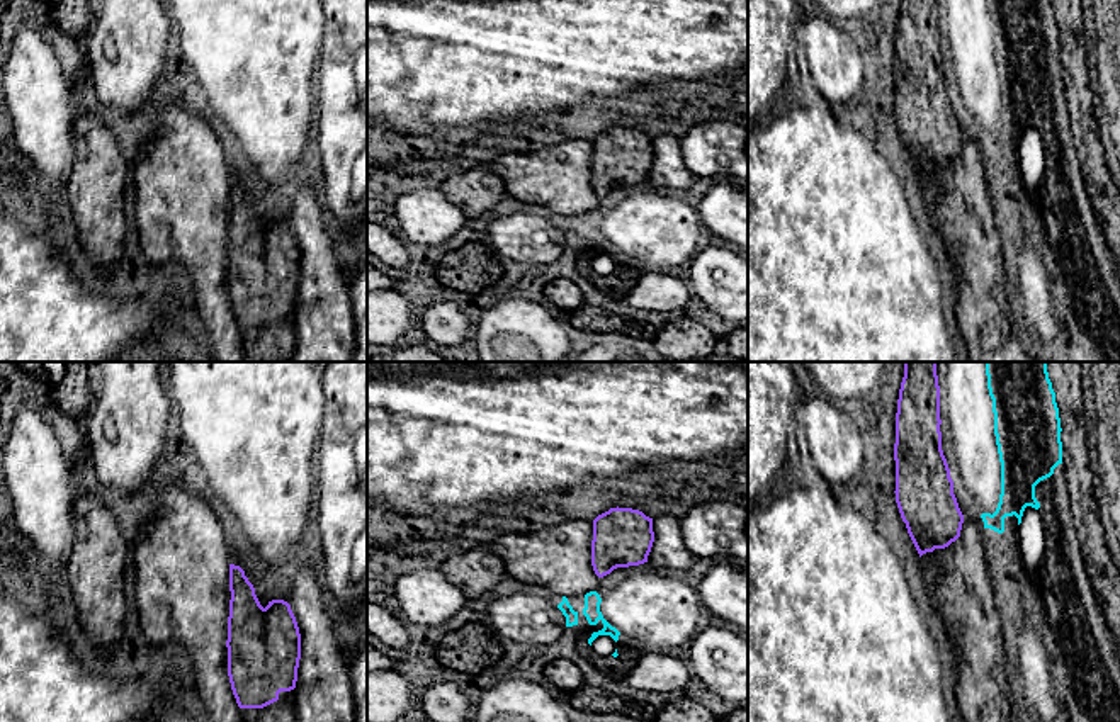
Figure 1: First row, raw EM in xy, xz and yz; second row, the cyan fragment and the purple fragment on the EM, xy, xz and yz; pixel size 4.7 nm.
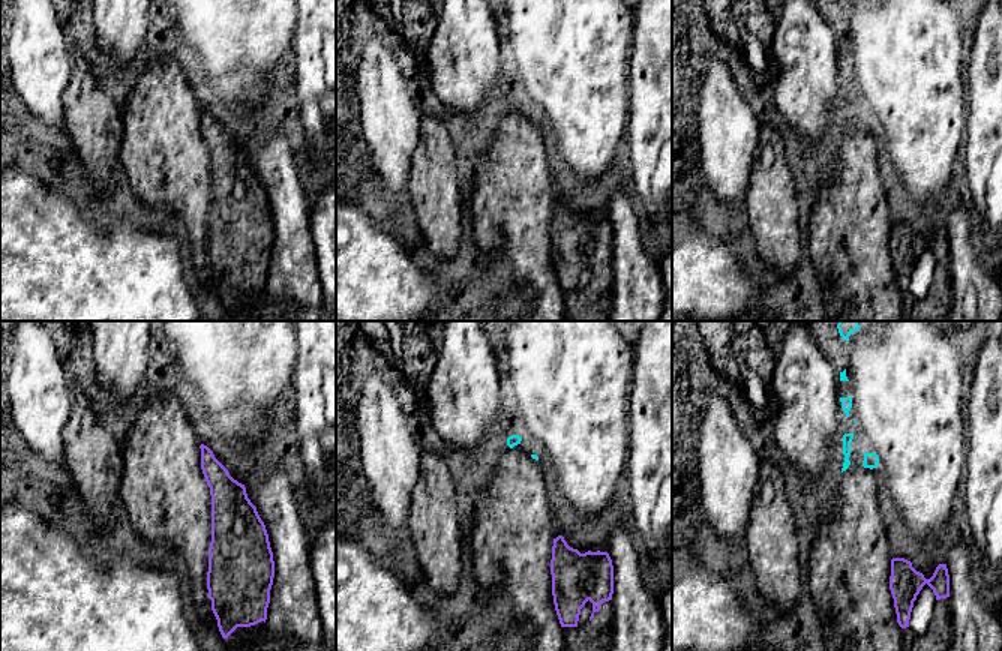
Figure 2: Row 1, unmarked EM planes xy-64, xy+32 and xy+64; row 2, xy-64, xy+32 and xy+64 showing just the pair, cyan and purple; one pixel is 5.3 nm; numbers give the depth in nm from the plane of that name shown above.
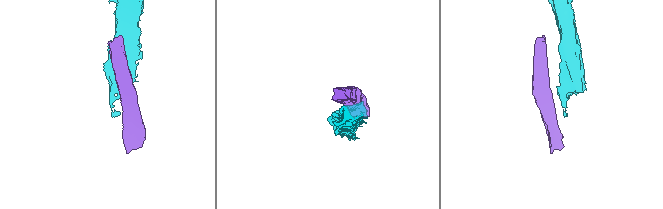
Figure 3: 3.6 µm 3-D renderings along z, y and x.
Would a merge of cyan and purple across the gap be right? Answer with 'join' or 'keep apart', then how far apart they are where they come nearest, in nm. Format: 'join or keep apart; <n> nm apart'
keep apart; 70 nm apart

